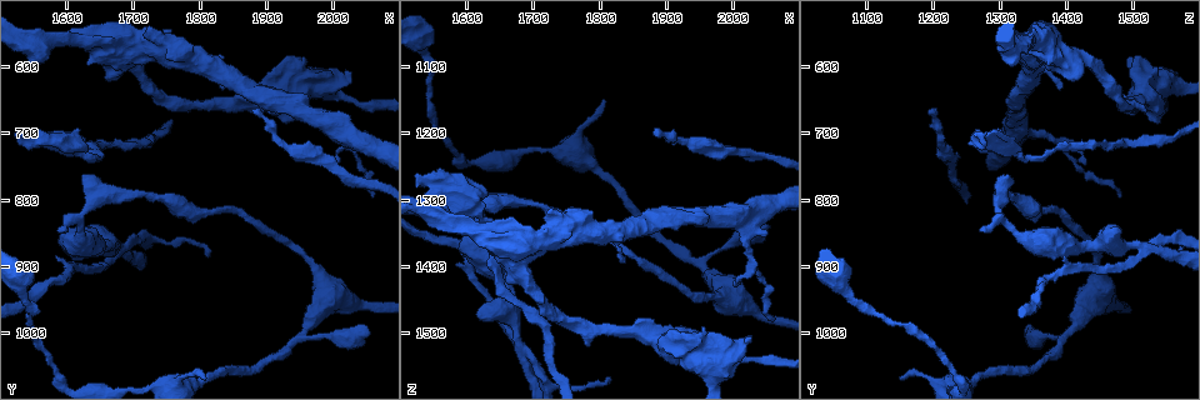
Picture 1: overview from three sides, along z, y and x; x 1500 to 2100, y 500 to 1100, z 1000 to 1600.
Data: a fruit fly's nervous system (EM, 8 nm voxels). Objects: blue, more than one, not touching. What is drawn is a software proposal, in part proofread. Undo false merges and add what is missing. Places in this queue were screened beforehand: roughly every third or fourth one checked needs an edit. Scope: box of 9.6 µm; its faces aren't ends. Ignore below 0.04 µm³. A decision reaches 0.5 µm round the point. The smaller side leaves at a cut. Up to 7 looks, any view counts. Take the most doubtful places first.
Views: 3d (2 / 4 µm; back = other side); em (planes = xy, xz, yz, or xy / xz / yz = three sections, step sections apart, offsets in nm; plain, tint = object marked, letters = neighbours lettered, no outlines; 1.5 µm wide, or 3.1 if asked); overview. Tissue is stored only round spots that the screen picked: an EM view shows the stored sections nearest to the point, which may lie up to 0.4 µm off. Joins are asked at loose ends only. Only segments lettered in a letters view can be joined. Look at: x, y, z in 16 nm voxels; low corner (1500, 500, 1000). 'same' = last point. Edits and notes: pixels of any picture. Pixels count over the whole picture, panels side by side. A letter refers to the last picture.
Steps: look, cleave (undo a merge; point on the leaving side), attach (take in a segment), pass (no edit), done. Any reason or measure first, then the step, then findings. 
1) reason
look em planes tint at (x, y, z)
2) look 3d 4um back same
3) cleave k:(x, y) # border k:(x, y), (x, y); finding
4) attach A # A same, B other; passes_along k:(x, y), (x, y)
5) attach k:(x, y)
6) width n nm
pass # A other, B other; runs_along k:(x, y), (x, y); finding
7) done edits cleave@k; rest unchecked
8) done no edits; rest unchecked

free end
look 3d 4um at (1880, 670, 1195)

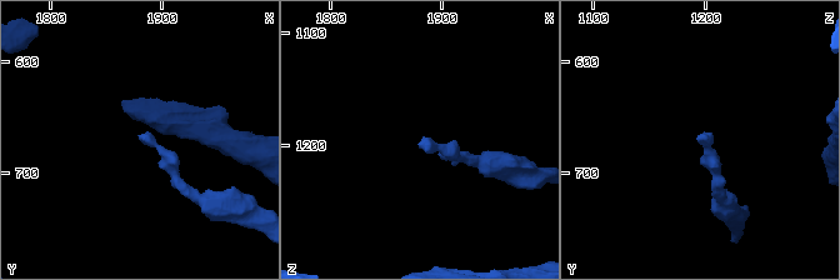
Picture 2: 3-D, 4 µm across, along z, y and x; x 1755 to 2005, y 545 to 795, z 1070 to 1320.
look em planes letters at (1884, 668, 1194)

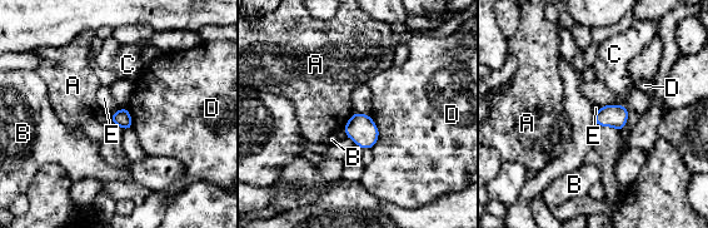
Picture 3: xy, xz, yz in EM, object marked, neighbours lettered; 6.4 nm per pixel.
pass # A other, B other, C other, D other, E other; border 3:(120, 108), (110, 115); none of them fits

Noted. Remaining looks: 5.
an open end
look 3d 4um at (2060, 795, 1480)

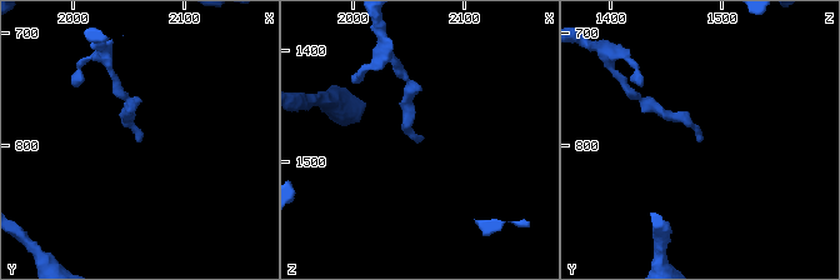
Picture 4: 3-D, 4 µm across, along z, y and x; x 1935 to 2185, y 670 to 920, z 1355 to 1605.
look em planes letters at (2062, 796, 1482)

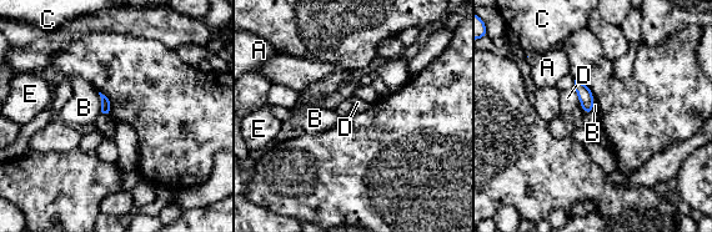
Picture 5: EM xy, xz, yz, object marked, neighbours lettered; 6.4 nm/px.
longest_contact B 130 nm
pass # A other, B other, C other, D other, E other; border 5:(573, 87), (580, 102); no lettered segment goes on from it

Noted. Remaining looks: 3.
three-way junction
look 3d 4um at (1685, 875, 1525)

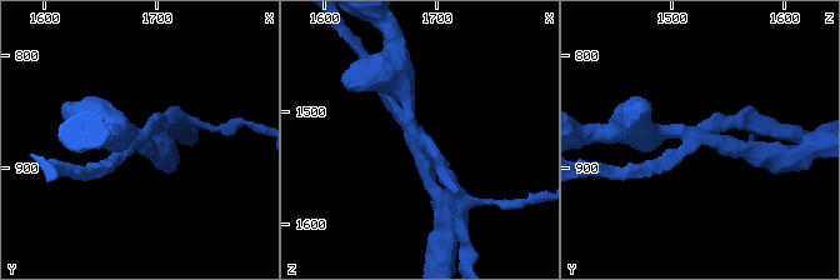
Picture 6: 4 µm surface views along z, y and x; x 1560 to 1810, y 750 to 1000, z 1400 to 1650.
arms 3; arm_widths 200, 240, 400 nm; shape alone is not enough
look em planes tint at (1684, 870, 1524)

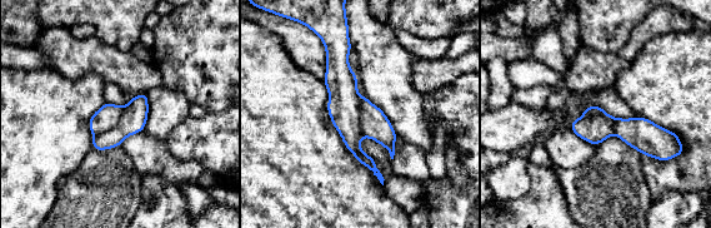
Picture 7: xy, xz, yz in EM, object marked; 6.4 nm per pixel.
what lies round it
look em planes letters same

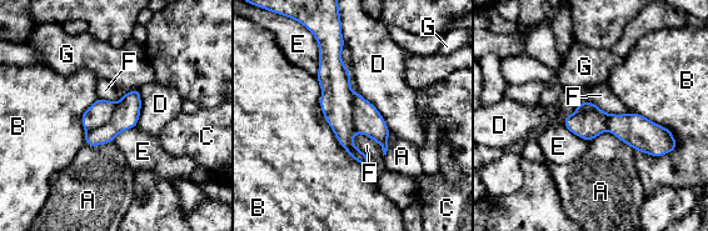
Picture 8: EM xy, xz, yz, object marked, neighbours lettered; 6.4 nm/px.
cleave 8:(125, 116) # A other, B other, C other, D other, E other, F other, G other; border 8:(116, 104), (103, 125), (86, 132); a second neuron is stuck on

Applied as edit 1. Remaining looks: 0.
done edits cleave@8; rest unchecked

